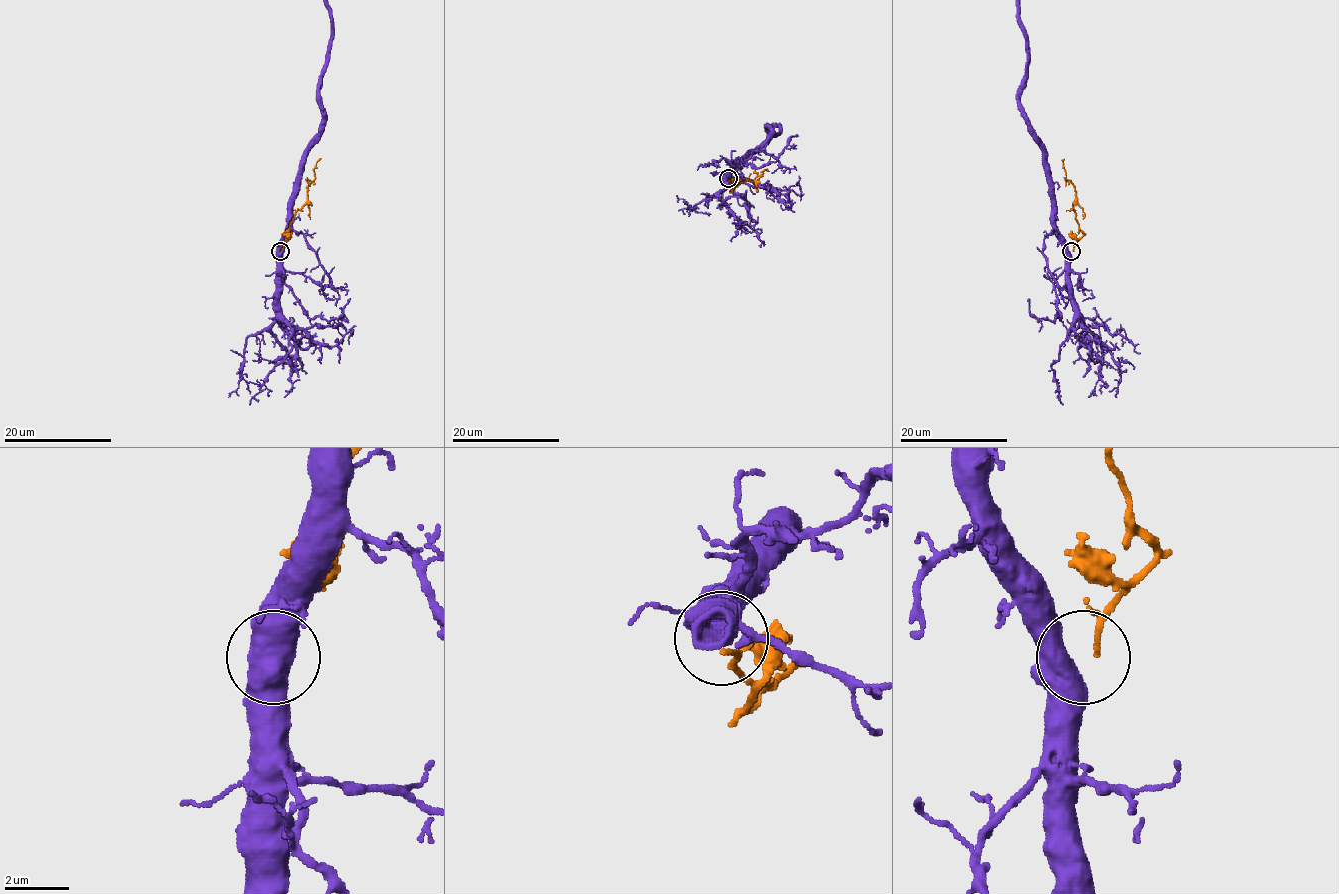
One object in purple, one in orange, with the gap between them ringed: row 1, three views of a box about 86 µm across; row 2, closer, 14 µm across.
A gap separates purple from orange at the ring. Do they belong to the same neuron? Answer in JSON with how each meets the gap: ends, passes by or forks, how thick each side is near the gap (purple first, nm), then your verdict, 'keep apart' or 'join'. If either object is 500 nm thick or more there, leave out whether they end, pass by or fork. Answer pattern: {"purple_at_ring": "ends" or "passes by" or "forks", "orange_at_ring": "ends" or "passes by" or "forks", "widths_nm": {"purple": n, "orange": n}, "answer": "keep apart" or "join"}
{"widths_nm": {"purple": 800, "orange": 170}, "answer": "keep apart"}

